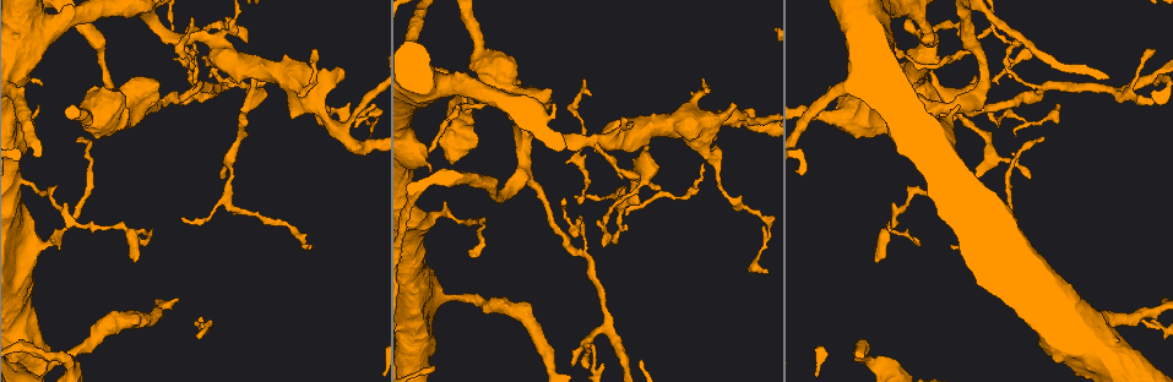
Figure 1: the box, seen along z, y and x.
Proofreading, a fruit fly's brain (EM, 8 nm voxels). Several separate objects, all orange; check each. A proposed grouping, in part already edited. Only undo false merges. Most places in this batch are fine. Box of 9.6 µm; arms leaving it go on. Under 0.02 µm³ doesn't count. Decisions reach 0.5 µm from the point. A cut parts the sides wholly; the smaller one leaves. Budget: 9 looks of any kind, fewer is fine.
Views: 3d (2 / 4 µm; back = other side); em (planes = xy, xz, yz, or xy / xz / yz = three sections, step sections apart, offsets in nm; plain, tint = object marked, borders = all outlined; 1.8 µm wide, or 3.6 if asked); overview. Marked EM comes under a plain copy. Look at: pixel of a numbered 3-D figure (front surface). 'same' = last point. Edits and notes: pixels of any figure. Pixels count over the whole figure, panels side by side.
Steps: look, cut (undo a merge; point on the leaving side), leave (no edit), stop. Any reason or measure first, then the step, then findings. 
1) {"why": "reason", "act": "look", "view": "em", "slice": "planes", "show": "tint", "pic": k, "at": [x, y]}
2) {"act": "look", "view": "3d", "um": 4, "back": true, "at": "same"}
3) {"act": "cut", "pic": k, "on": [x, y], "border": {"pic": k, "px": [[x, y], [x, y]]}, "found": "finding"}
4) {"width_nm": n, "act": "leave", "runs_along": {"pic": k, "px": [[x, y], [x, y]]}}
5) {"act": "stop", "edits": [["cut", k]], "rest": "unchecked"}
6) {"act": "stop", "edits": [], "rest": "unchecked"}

{"why": "three arms meet", "act": "look", "view": "em", "slice": "yz", "step": 4, "show": "tint", "pic": 1, "at": [731, 117]}

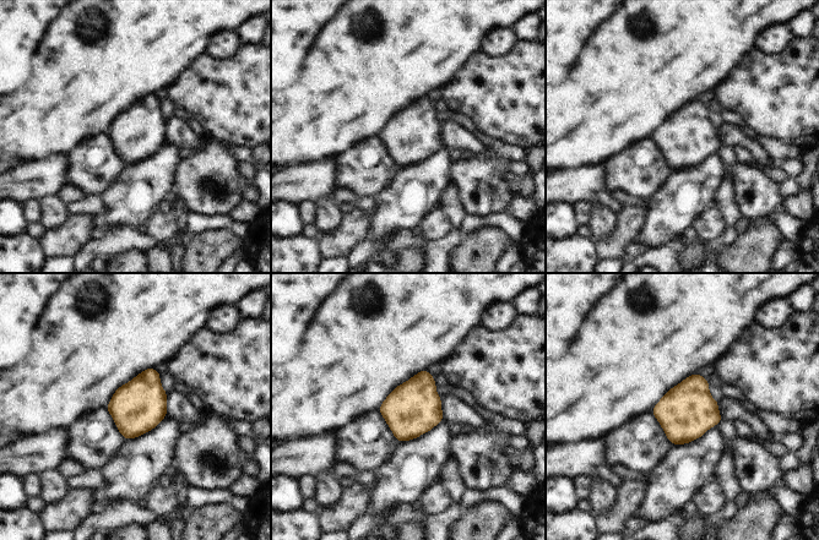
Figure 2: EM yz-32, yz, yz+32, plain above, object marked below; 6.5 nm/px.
{"act": "leave", "found": "all the same cell"}

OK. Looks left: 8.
{"why": "side arm on a straight run", "act": "look", "view": "em", "slice": "xy", "step": 8, "show": "tint", "pic": 1, "at": [643, 166]}

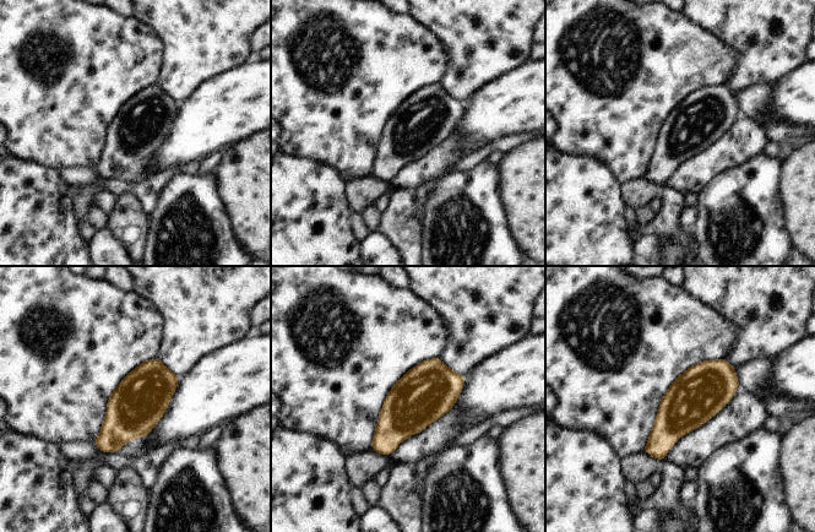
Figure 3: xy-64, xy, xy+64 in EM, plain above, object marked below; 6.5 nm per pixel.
{"why": "another direction", "act": "look", "view": "em", "slice": "planes", "show": "tint", "at": "same"}

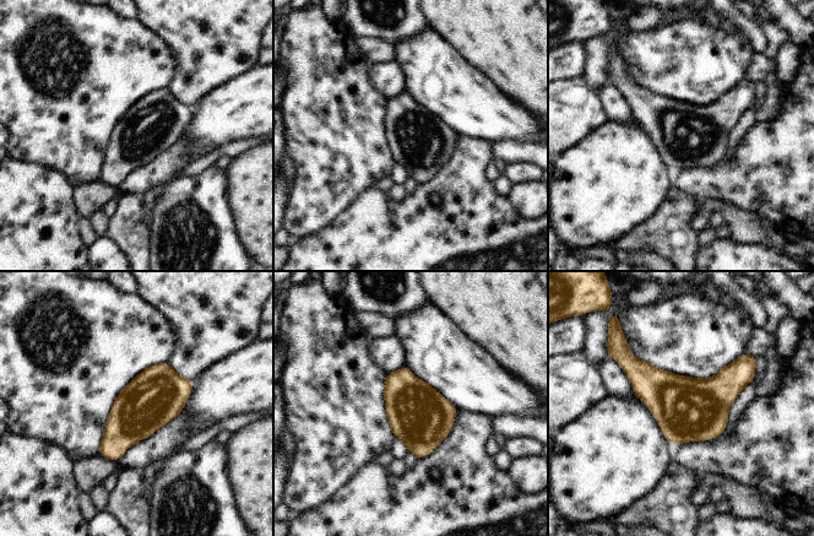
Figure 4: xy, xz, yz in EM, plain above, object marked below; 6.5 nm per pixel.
{"act": "leave", "found": "one cell here"}

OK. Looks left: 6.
{"why": "three arms meet", "act": "look", "view": "em", "slice": "xy", "step": 4, "show": "tint", "pic": 1, "at": [607, 326]}

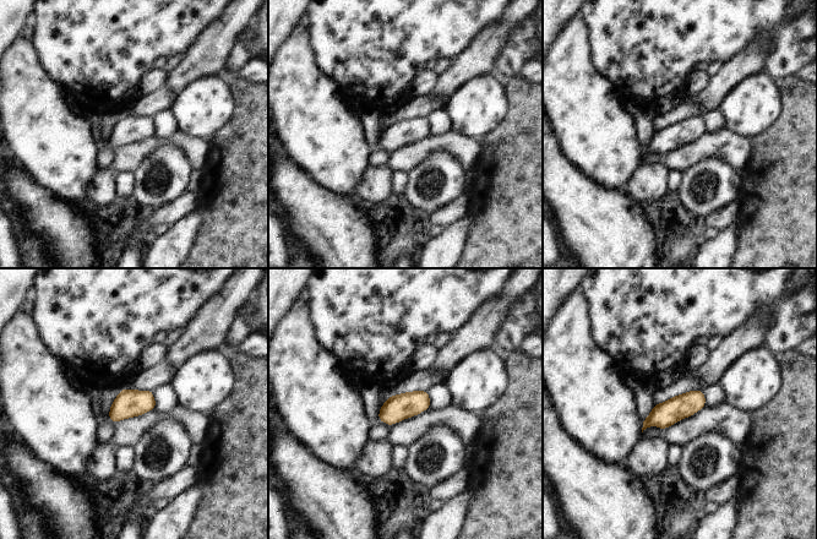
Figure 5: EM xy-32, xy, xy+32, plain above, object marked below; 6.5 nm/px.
{"act": "leave", "runs_along": {"pic": 5, "px": [[702, 399], [692, 401], [644, 423]]}, "found": "all the same cell"}

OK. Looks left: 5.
{"why": "thick turns thin", "act": "look", "view": "3d", "um": 4, "pic": 1, "at": [204, 36]}

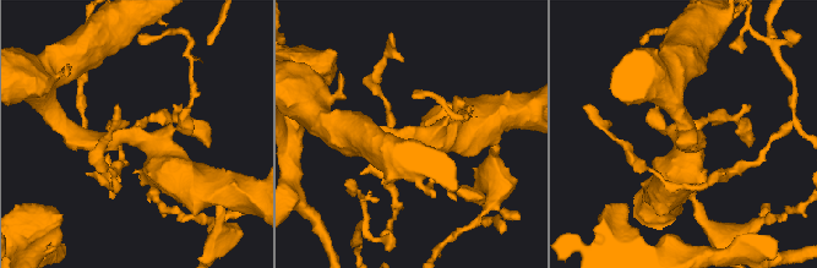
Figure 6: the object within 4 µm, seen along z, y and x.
{"arms": 4, "why": "now the EM", "act": "look", "view": "em", "slice": "xy", "step": 16, "show": "tint", "pic": 6, "at": [133, 137]}

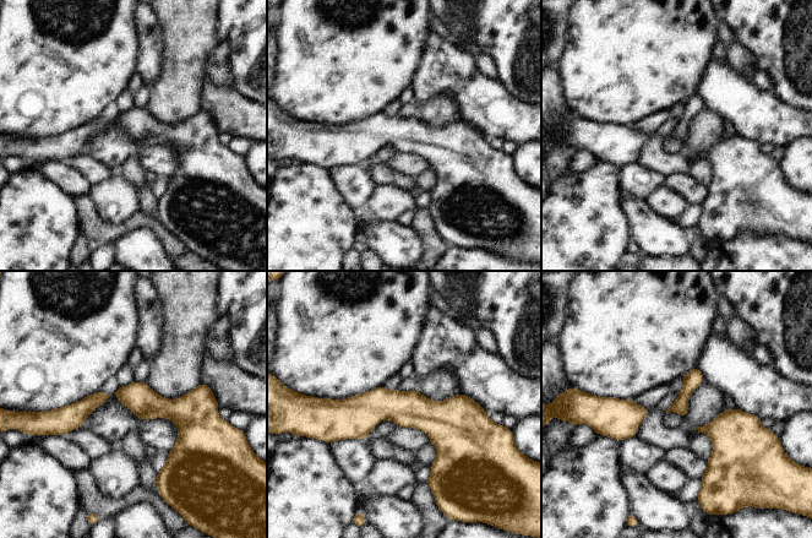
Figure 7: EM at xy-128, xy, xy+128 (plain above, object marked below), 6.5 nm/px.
{"act": "leave", "runs_along": {"pic": 7, "px": [[331, 402], [337, 408], [478, 414]]}, "found": "continuous, no second cell"}

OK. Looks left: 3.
{"act": "stop", "edits": [], "rest": "unchecked"}

